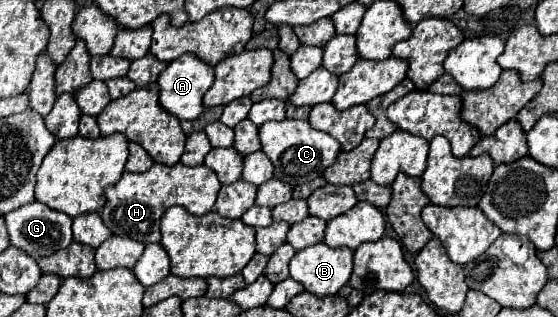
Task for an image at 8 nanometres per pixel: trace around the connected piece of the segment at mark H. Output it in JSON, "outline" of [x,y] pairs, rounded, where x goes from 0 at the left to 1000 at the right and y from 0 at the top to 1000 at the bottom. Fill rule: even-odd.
{"outline":[[[317,511],[314,524],[274,517],[256,549],[220,543],[217,568],[188,599],[192,637],[181,656],[177,681],[185,688],[188,713],[199,726],[203,744],[228,744],[256,770],[278,770],[289,757],[285,700],[299,656],[317,644],[328,650],[346,681],[364,681],[382,662],[392,593],[396,574],[389,568],[385,543],[378,543],[367,517],[342,530],[324,511]]]}

